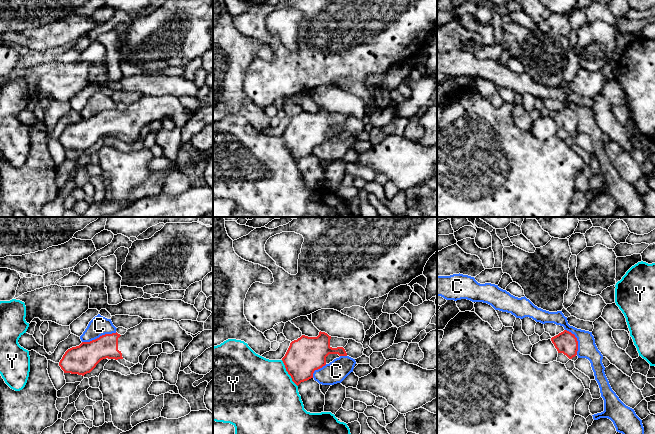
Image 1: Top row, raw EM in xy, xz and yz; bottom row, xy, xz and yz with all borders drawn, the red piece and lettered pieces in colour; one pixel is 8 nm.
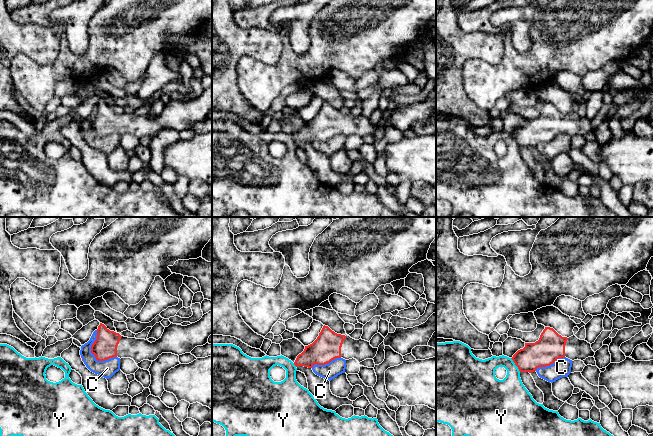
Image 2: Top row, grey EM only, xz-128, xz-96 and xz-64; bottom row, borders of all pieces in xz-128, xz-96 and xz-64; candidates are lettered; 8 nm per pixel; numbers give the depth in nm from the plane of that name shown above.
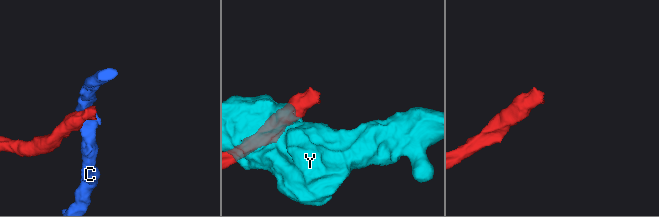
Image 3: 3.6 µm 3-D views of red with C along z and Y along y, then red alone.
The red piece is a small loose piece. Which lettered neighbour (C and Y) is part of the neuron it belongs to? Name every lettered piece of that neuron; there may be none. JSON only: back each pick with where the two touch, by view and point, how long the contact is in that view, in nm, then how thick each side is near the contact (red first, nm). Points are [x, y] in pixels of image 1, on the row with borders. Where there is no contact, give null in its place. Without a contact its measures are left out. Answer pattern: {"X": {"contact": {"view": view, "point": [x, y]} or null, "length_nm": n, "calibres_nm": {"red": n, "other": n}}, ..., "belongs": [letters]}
{"belongs": []}

